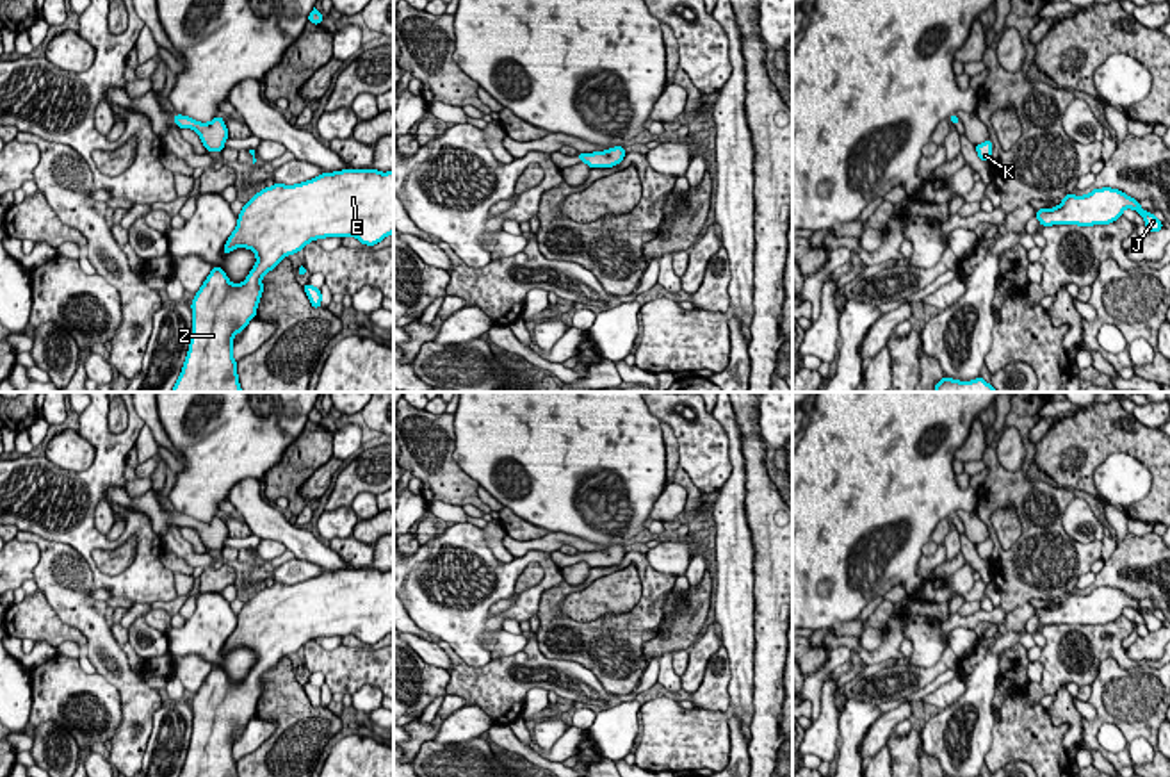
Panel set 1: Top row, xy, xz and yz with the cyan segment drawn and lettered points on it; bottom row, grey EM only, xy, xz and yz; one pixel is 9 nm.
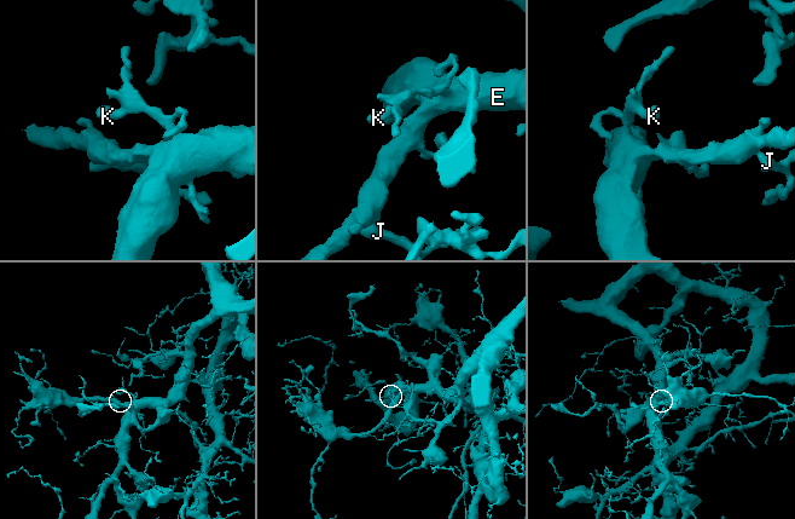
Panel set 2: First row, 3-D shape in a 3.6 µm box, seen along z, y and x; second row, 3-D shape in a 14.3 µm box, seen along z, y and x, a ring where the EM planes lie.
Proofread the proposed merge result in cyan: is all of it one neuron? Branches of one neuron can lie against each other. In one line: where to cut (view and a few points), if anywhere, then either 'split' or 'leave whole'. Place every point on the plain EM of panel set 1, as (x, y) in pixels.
cut none; leave whole

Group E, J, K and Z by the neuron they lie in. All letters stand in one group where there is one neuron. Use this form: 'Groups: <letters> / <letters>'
Groups: E J K Z

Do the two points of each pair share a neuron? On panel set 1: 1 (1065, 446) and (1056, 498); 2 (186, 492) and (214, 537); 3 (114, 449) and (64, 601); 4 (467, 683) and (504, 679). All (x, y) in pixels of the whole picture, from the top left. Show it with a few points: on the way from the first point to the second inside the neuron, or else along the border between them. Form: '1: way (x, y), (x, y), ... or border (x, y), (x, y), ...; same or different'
1: border (1058, 485), (1072, 490); different
2: border (177, 512), (200, 521), (211, 521), (219, 515); different
3: border (41, 539), (66, 542), (86, 562), (97, 587); different
4: way (476, 683), (495, 683); same

